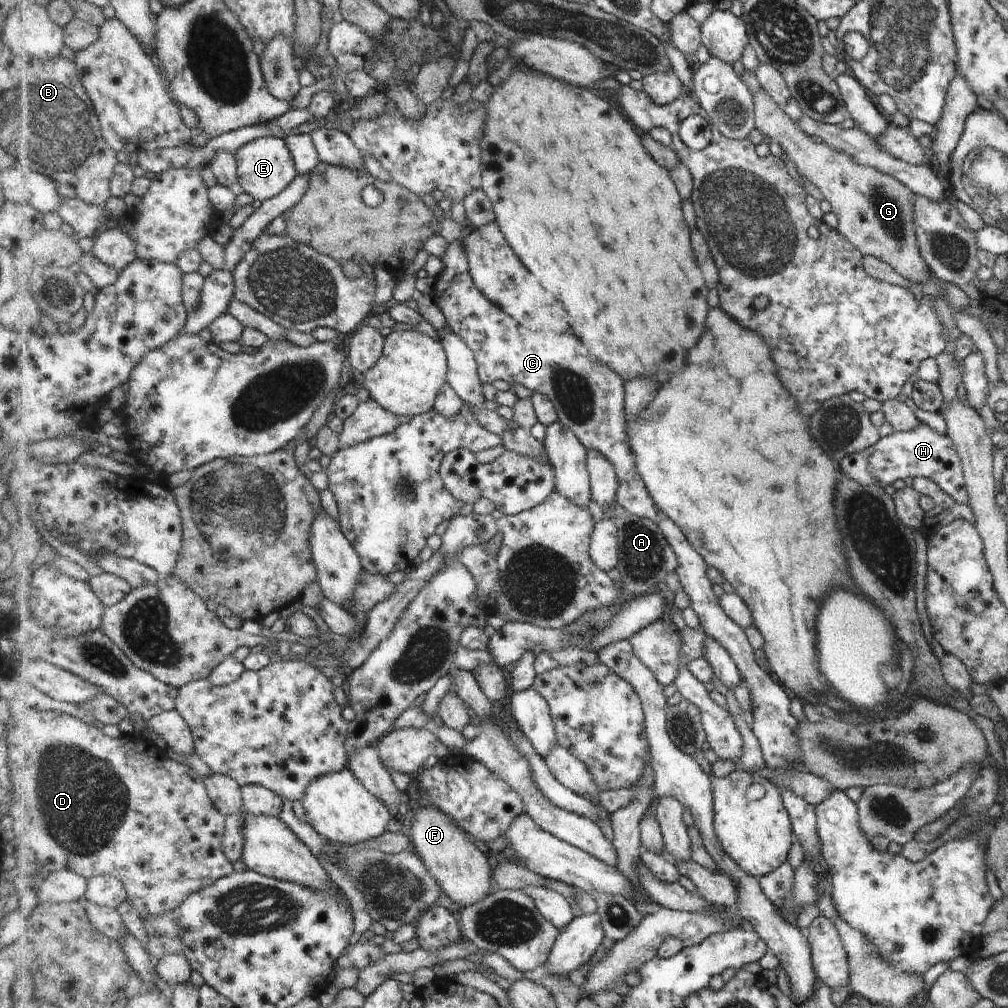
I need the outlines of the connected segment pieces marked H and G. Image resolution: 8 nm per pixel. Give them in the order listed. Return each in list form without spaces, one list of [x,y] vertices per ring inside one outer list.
[[[919,423],[906,431],[893,431],[890,435],[879,437],[866,449],[843,455],[838,460],[839,469],[849,480],[860,485],[875,485],[885,488],[895,480],[905,478],[926,478],[951,496],[957,504],[968,504],[962,468],[954,451],[951,439],[931,430],[925,423]]]
[[[745,70],[741,77],[752,90],[756,106],[757,129],[764,136],[778,142],[788,158],[795,164],[799,174],[816,186],[823,198],[831,205],[831,212],[837,216],[837,230],[845,240],[849,241],[862,255],[869,254],[885,264],[889,264],[897,274],[919,284],[930,281],[931,274],[919,256],[914,232],[912,229],[912,209],[910,208],[910,194],[905,185],[897,182],[893,177],[878,170],[861,166],[851,162],[843,153],[831,150],[825,143],[813,143],[810,136],[773,100],[772,96],[763,88],[755,73]]]

